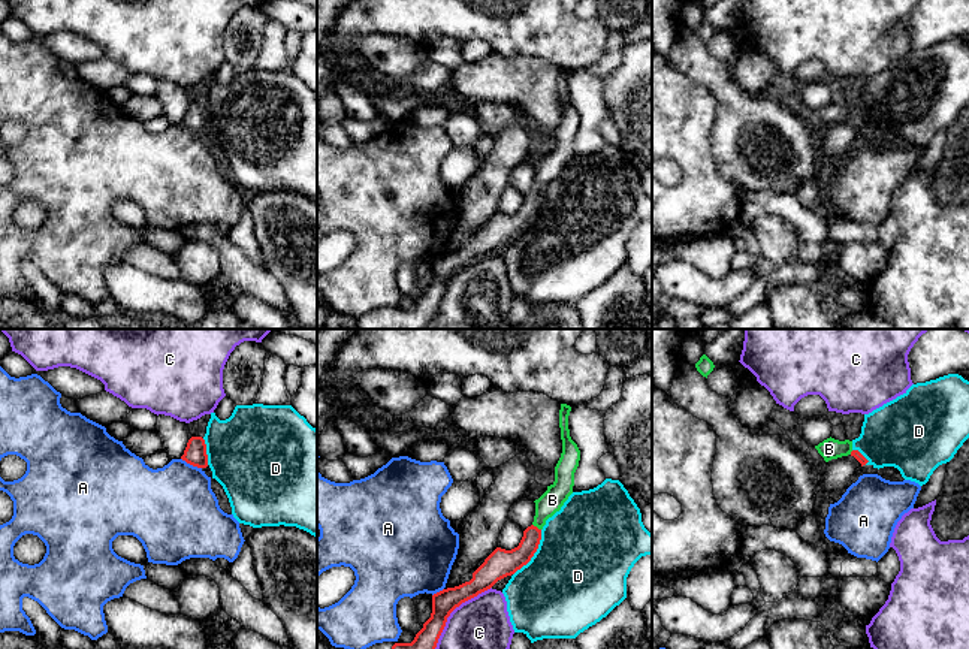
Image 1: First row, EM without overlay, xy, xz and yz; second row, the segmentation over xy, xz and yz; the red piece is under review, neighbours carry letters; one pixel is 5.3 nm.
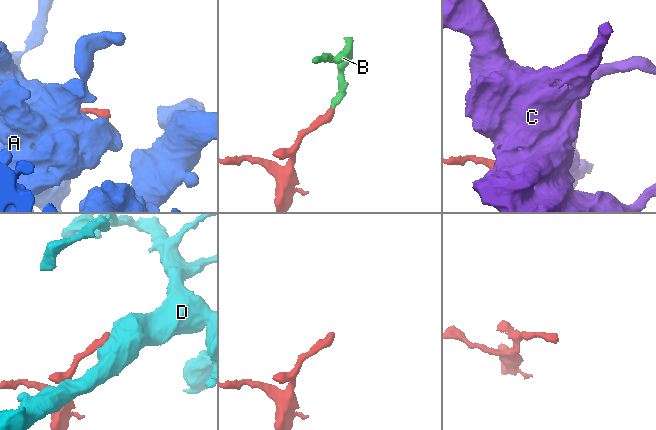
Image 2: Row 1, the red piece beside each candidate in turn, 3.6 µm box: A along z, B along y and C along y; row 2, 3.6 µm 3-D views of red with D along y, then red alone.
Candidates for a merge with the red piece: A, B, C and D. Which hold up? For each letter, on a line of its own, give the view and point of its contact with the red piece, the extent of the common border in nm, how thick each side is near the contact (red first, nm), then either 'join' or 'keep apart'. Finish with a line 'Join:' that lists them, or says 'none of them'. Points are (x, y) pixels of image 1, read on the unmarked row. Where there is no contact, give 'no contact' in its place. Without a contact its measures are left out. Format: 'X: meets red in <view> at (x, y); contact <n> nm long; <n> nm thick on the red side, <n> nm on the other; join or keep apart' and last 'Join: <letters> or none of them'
A: meets red in xy at (192, 129); contact 130 nm long; 120 nm thick on the red side, 440 nm on the other; keep apart
B: meets red in xz at (536, 192); contact 60 nm long; 140 nm thick on the red side, 120 nm on the other; join
C: meets red in xz at (447, 281); contact 550 nm long; 140 nm thick on the red side, 400 nm on the other; keep apart
D: meets red in xz at (534, 217); contact 300 nm long; 150 nm thick on the red side, 500 nm on the other; keep apart
Join: B

